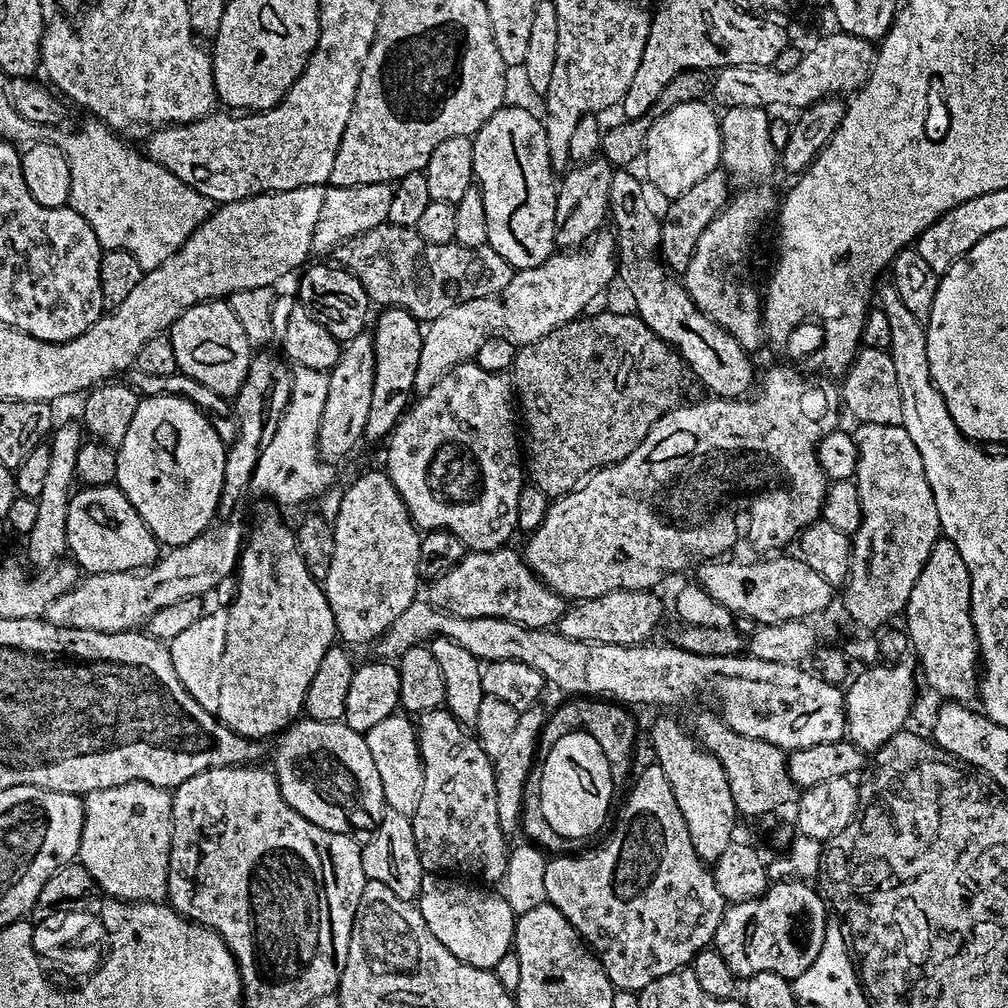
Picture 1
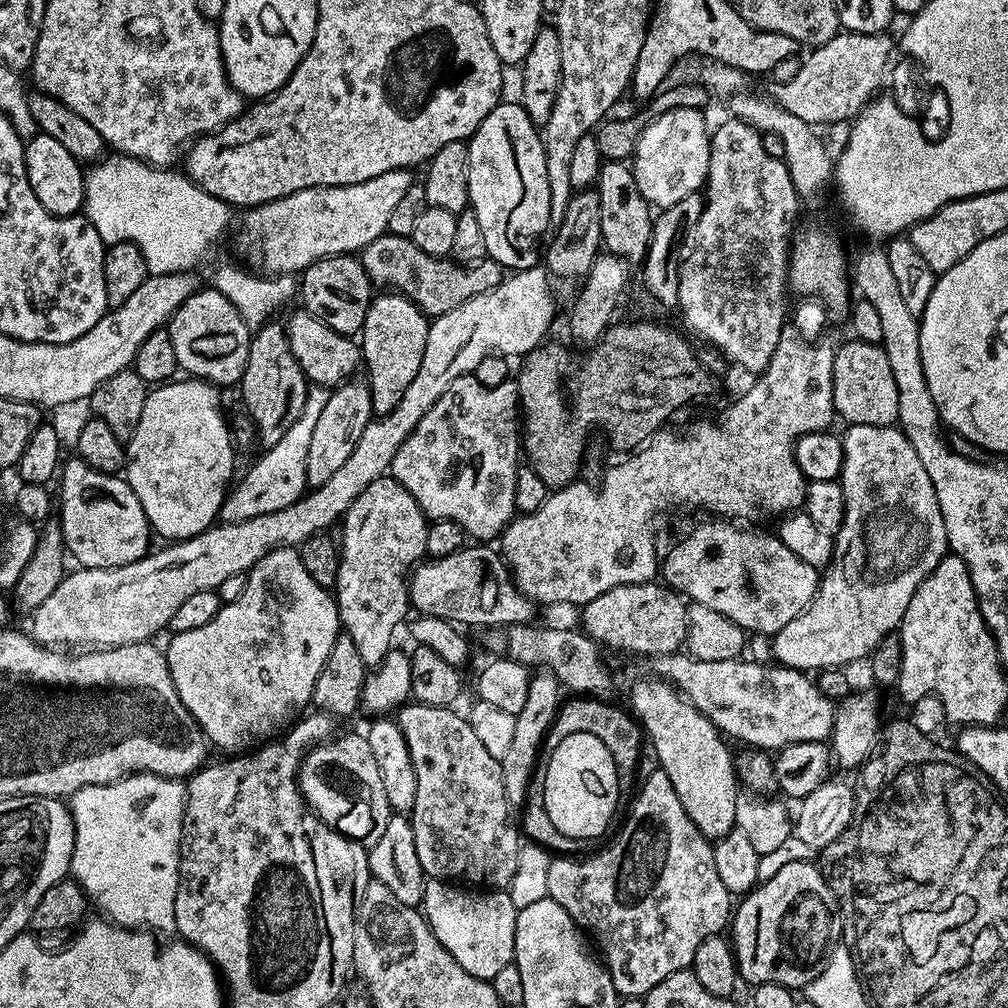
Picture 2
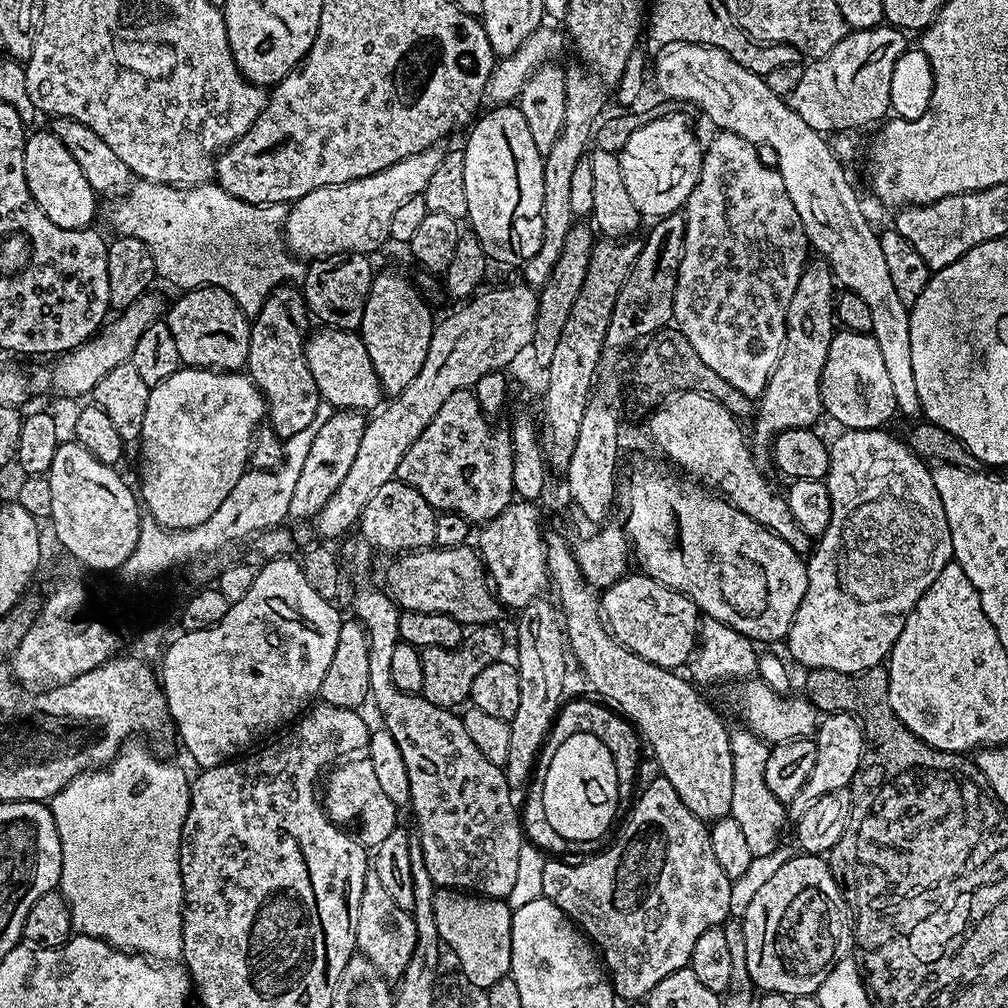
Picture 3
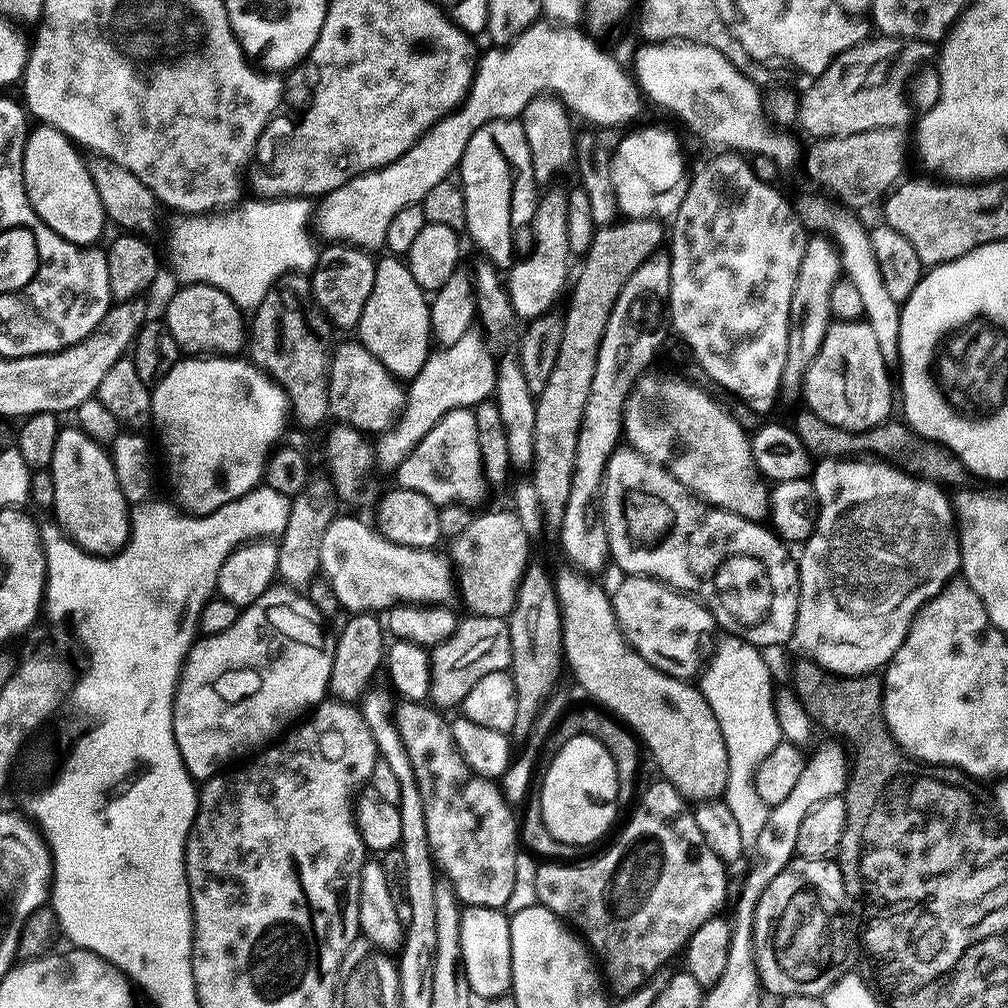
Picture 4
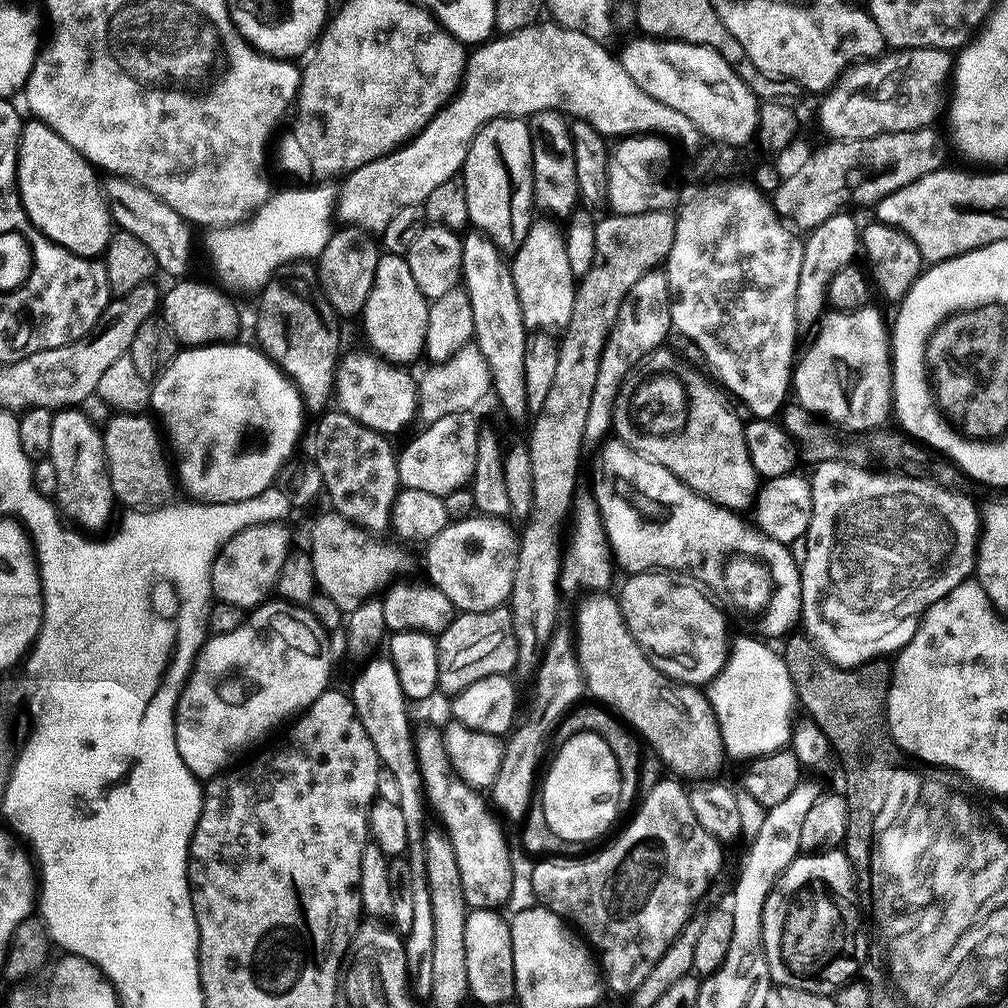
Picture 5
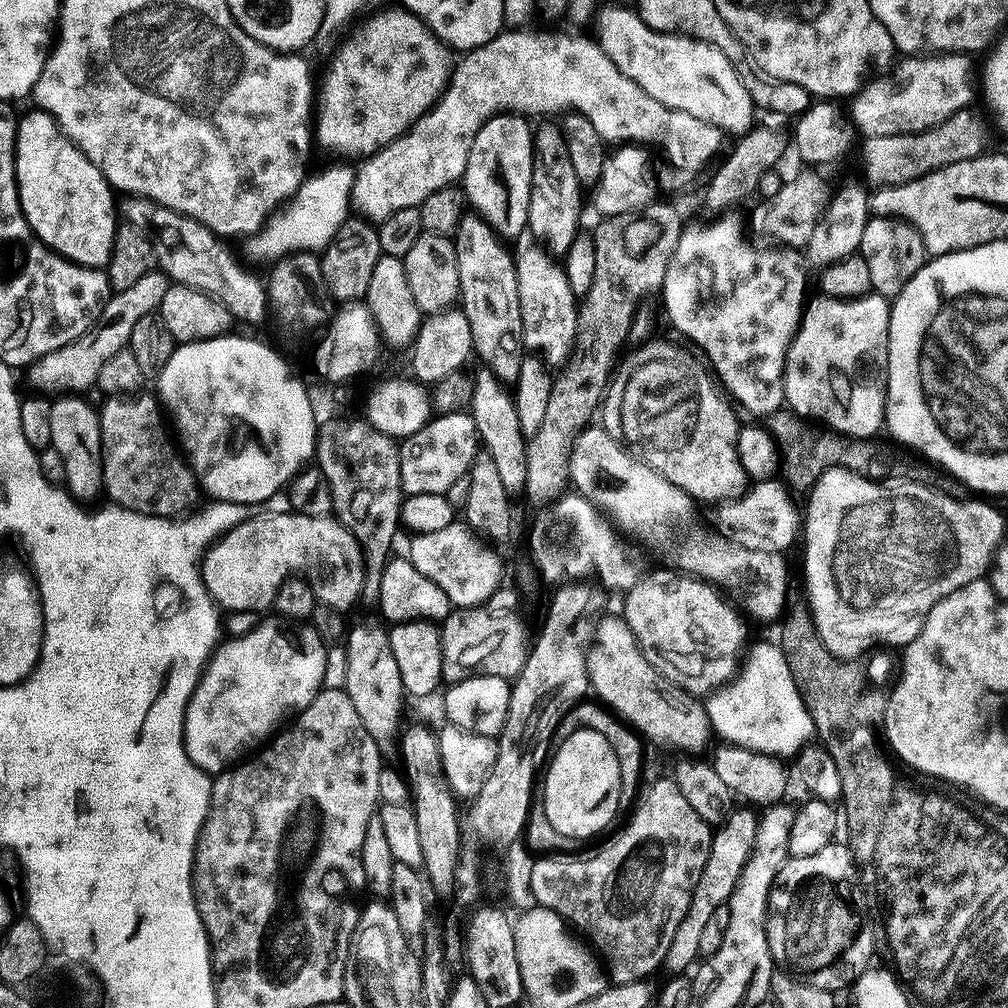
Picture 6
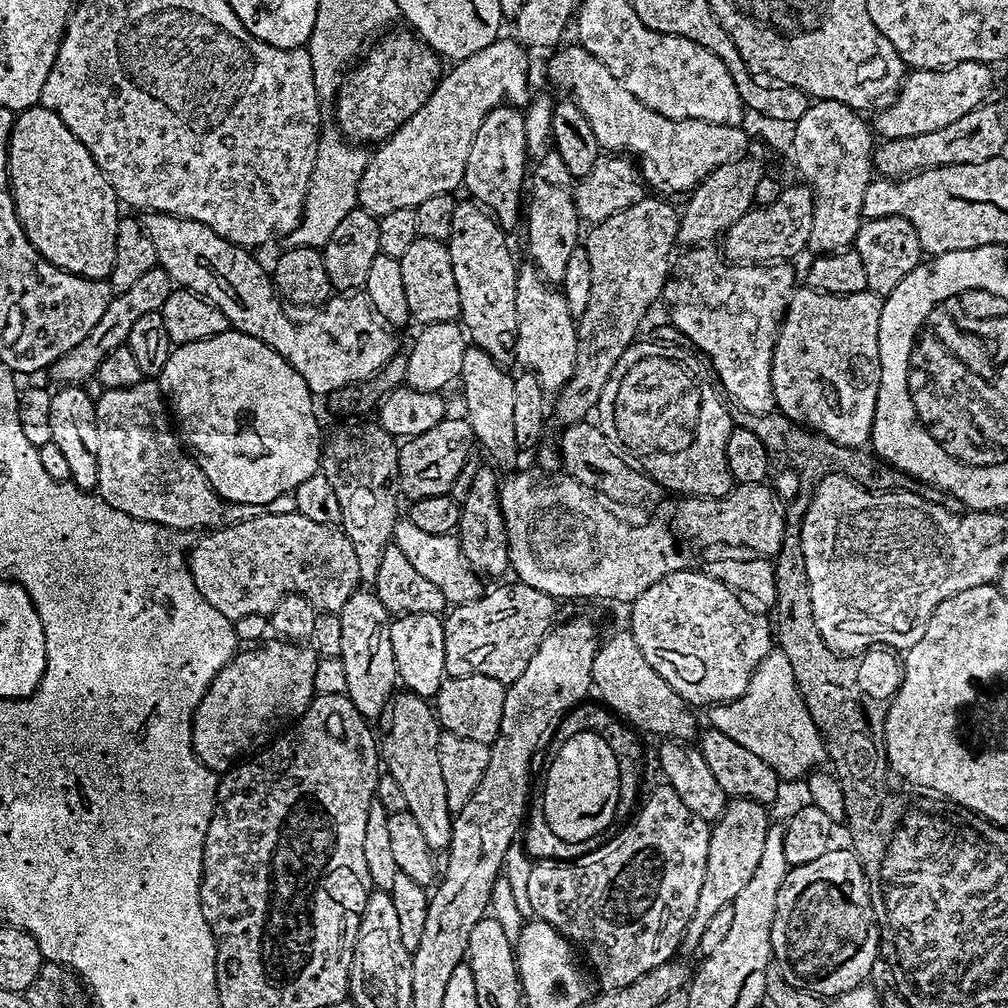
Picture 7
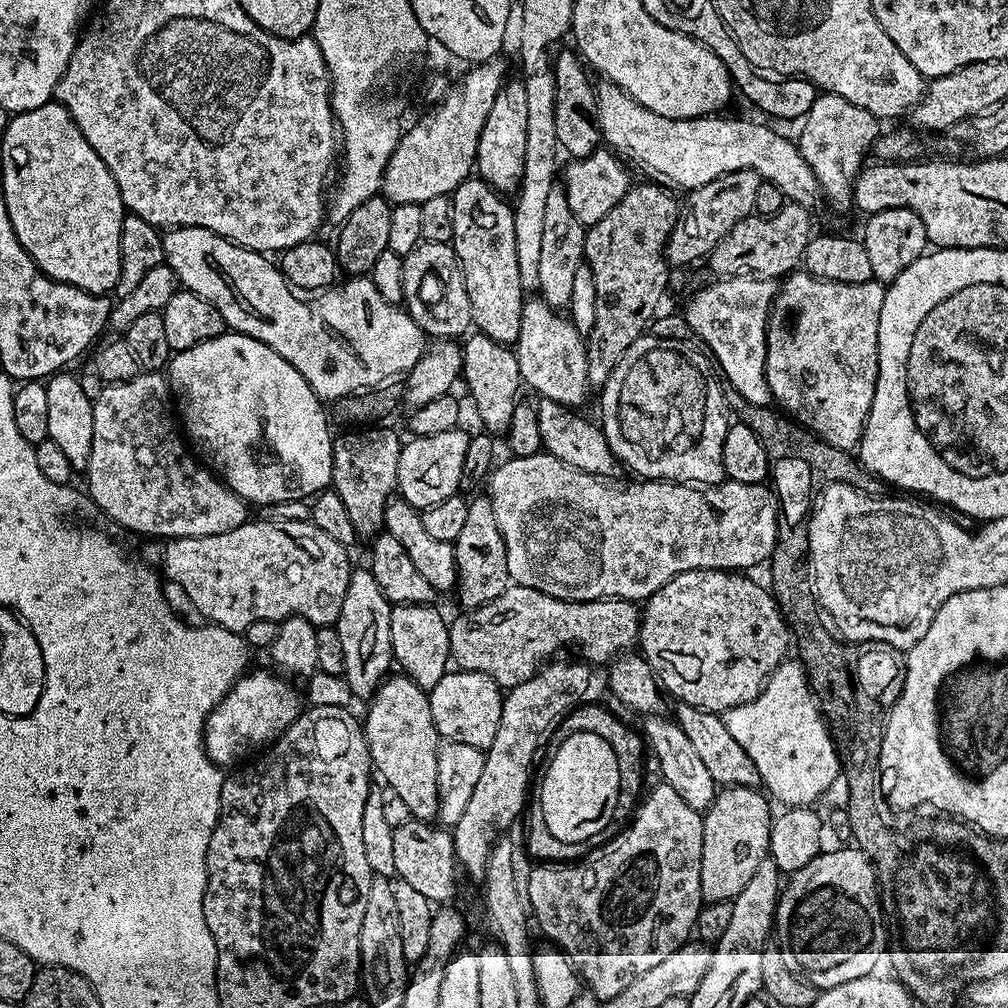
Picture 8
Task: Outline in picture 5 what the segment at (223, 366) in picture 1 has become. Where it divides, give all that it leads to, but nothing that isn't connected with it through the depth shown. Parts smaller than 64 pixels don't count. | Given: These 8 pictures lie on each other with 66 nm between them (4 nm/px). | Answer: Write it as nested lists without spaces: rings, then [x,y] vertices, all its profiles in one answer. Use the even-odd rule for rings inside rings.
[[[181,279],[169,292],[162,296],[162,315],[172,327],[177,341],[184,346],[203,346],[205,344],[223,344],[237,339],[240,332],[240,312],[232,305],[228,296],[219,292],[219,287],[211,288],[200,280]]]

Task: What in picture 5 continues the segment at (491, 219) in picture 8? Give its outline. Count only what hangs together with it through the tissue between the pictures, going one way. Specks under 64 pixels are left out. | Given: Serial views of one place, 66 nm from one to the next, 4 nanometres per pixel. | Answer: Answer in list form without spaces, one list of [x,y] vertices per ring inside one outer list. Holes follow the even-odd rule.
[[[469,231],[463,237],[462,286],[470,298],[470,310],[474,310],[474,344],[486,358],[488,372],[492,375],[491,391],[496,392],[504,412],[512,420],[529,415],[526,402],[526,346],[528,336],[522,318],[522,306],[514,290],[511,267],[497,251],[492,241],[479,231]]]

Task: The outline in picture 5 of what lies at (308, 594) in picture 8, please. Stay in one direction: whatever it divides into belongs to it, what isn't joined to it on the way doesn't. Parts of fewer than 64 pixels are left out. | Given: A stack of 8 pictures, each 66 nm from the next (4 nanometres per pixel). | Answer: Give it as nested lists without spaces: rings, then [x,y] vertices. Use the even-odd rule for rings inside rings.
[[[337,514],[324,516],[316,526],[310,555],[316,582],[325,597],[333,599],[340,609],[352,610],[361,601],[383,593],[396,576],[396,571],[407,562],[408,556],[383,544],[359,525]],[[283,523],[259,524],[240,532],[224,544],[212,567],[212,595],[216,600],[252,610],[269,599],[268,595],[277,587],[289,551],[284,527]]]

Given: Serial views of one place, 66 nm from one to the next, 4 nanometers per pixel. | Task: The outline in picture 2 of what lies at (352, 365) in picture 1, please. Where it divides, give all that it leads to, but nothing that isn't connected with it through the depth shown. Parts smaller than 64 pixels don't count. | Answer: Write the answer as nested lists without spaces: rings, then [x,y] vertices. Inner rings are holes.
[[[343,382],[329,391],[326,406],[322,406],[322,414],[318,422],[314,422],[314,434],[310,434],[310,450],[306,450],[306,478],[309,485],[319,486],[330,481],[330,478],[344,465],[346,458],[354,454],[354,446],[358,446],[358,438],[362,438],[362,430],[366,430],[366,426],[374,418],[372,395],[367,383],[352,383],[356,382]]]

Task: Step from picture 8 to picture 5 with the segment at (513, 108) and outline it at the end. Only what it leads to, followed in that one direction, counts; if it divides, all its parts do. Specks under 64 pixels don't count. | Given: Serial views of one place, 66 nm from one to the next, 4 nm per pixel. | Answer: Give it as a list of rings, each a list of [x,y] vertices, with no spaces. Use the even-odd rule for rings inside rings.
[[[503,116],[481,128],[468,151],[462,179],[471,227],[491,240],[501,254],[516,253],[534,219],[532,139],[527,123],[515,116]]]

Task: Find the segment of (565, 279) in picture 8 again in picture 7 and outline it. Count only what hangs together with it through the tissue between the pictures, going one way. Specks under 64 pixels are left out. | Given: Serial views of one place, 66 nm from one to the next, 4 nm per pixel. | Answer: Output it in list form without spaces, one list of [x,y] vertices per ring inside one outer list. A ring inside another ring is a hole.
[[[555,150],[548,151],[535,163],[535,167],[536,170],[530,174],[532,202],[526,206],[528,250],[536,267],[540,269],[540,275],[549,282],[560,282],[563,281],[566,266],[570,263],[570,254],[574,254],[574,250],[582,240],[582,232],[580,236],[582,221],[576,213],[574,177],[566,167],[566,162],[562,160],[562,154]]]

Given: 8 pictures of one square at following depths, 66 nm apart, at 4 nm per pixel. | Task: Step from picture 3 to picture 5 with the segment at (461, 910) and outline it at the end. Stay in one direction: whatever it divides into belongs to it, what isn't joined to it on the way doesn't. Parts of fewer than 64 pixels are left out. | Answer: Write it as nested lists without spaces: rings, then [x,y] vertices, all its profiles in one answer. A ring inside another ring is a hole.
[[[478,908],[471,909],[468,914],[467,922],[466,922],[466,958],[467,958],[467,980],[468,980],[468,989],[471,997],[475,1000],[475,998],[482,1004],[486,1006],[492,1006],[494,1004],[500,1004],[506,1001],[508,998],[512,998],[515,995],[515,970],[513,968],[513,948],[511,946],[511,930],[509,921],[505,918],[505,920],[500,916],[502,915],[499,911],[495,909],[489,908]]]

